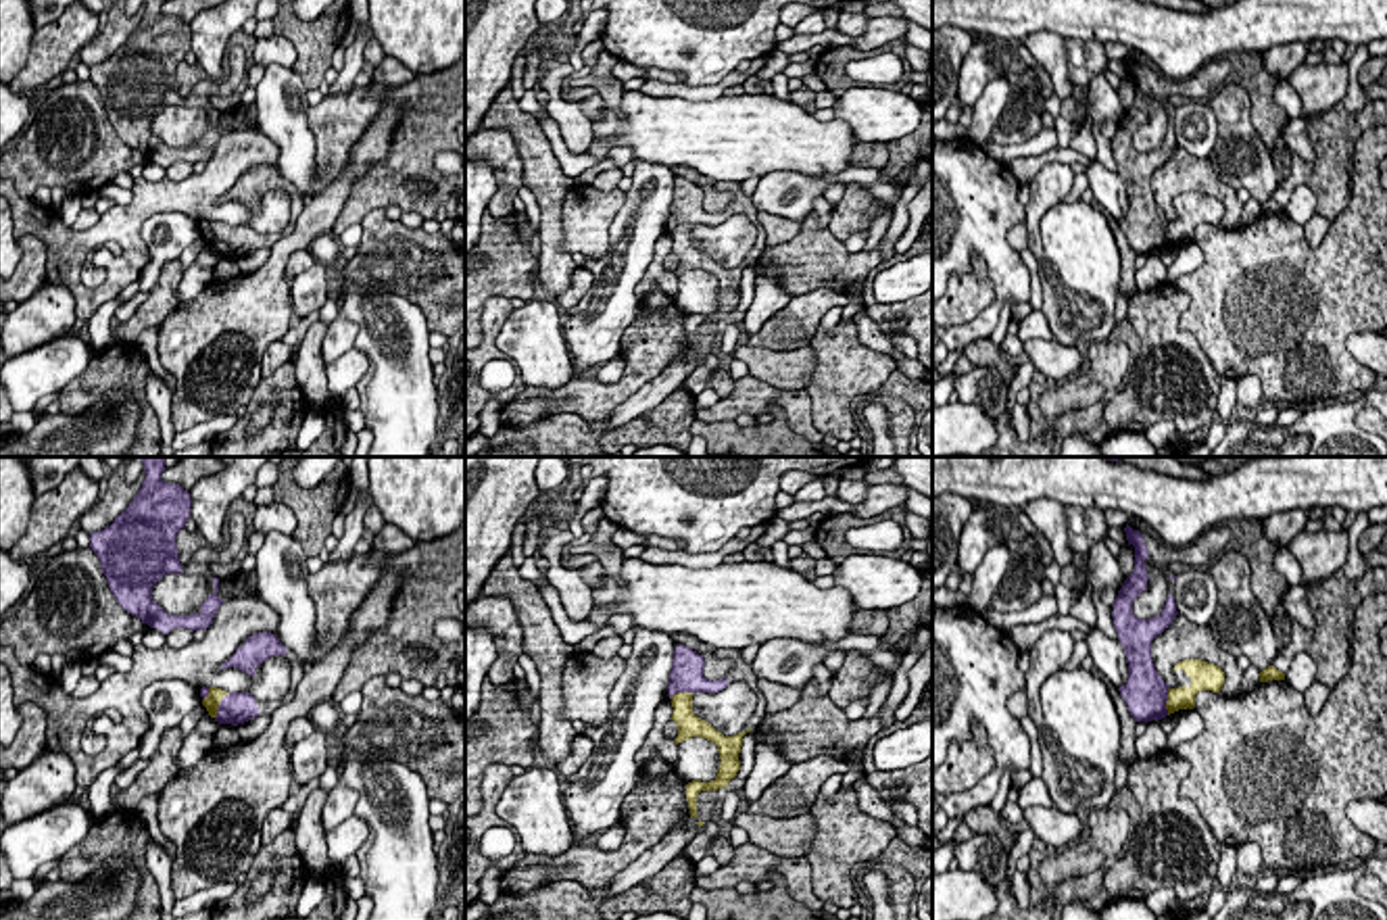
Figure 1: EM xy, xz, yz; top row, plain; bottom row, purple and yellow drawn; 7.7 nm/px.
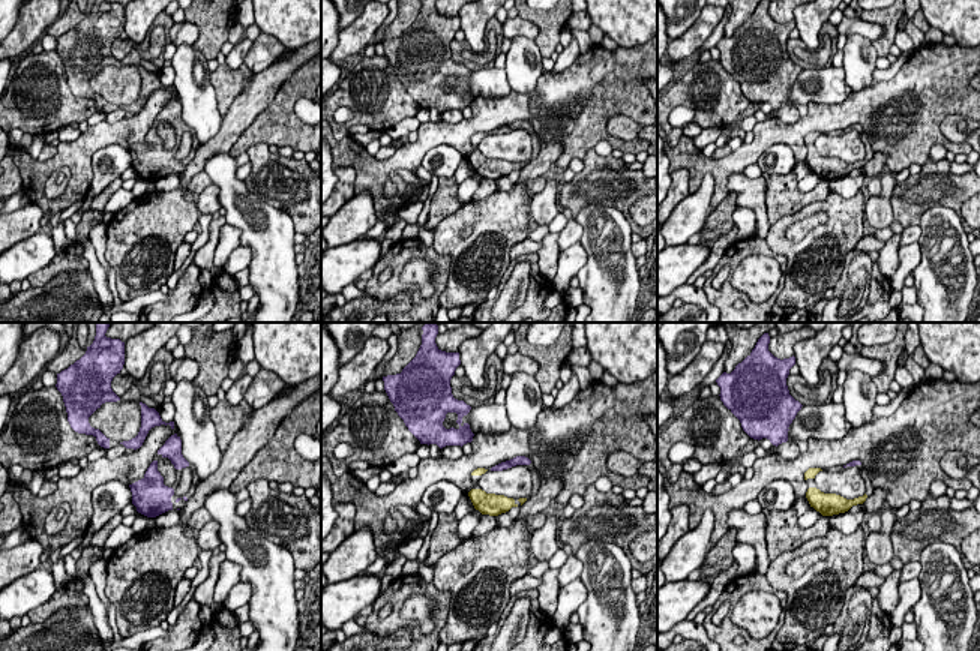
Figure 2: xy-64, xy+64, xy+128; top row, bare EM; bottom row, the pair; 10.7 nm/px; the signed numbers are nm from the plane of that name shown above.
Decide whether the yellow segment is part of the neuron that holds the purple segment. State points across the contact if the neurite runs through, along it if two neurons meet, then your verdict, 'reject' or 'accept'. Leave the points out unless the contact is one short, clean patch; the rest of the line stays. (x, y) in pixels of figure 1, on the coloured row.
accept

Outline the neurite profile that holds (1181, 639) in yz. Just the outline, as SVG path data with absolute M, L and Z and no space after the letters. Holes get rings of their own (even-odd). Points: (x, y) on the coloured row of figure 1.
M1176 615L1172 624L1151 640L1151 659L1160 678L1170 688L1178 686L1172 668L1185 659L1201 659L1218 665L1224 672L1222 693L1237 693L1243 680L1237 657L1220 649L1212 630L1208 626L1195 626L1183 615Z

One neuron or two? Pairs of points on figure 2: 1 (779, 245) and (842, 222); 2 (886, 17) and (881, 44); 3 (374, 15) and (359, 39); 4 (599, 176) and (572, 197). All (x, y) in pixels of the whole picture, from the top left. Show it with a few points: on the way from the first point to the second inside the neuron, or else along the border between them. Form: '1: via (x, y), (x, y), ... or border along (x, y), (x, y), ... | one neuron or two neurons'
1: via (794, 248), (803, 248), (827, 230) | one neuron
2: via (889, 23), (887, 38) | one neuron
3: via (369, 21), (360, 33) | one neuron
4: via (593, 182), (578, 192) | one neuron

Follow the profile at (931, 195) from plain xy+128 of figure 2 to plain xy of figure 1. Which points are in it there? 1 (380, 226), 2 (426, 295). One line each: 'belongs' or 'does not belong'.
1: belongs
2: belongs

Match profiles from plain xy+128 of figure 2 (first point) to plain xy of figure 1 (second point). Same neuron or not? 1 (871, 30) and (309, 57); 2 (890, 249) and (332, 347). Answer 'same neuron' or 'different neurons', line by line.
1: different neurons
2: different neurons

